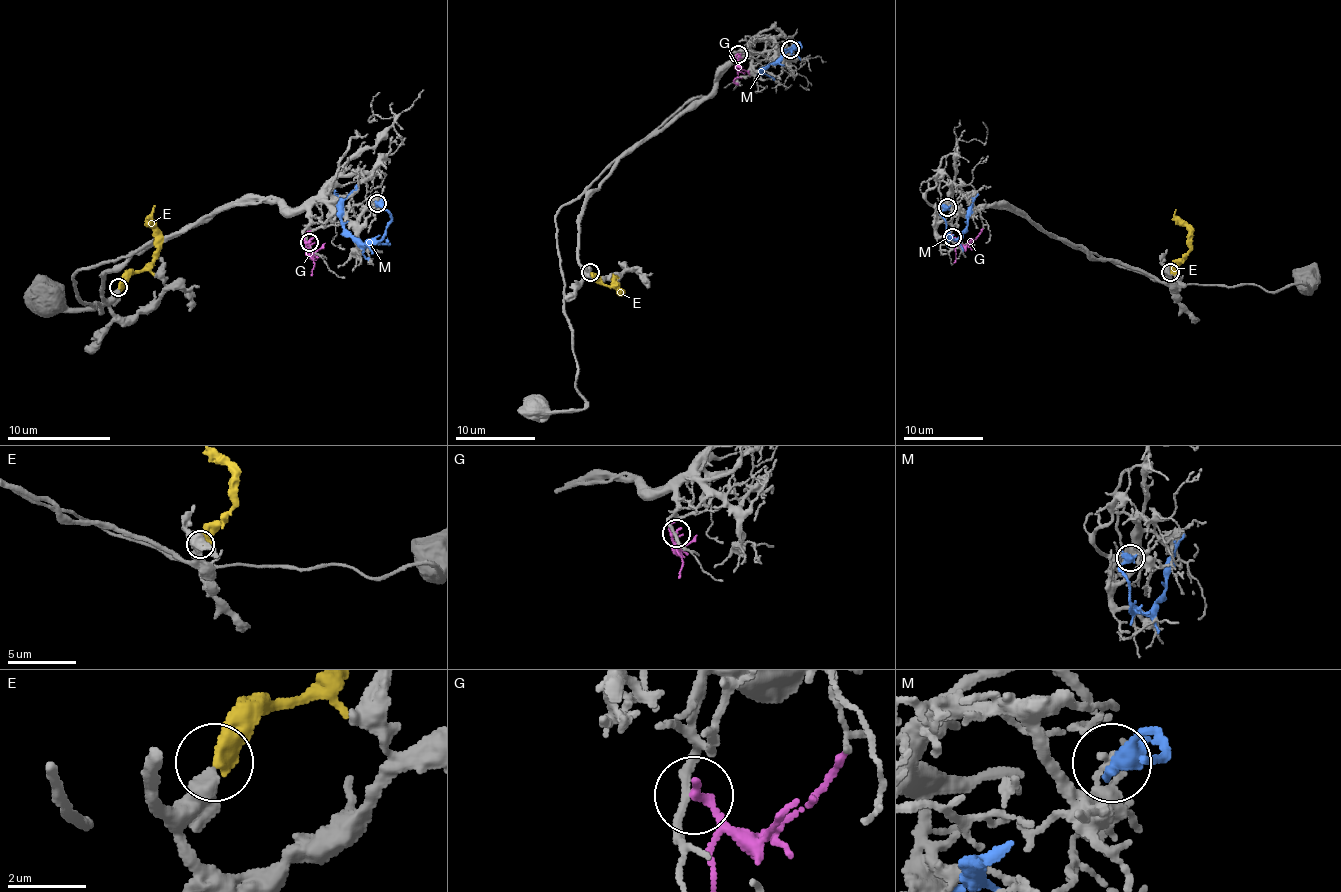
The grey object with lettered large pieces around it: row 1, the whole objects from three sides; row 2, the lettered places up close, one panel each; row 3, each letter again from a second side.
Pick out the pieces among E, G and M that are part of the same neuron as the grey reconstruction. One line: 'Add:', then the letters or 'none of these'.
Add: E

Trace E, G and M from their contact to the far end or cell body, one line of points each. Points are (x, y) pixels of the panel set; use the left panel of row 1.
E: (119, 286), (153, 260), (155, 206)
G: (309, 242), (309, 253), (303, 237), (311, 229)
M: (376, 203), (384, 209), (392, 222), (379, 240), (361, 242), (342, 219), (342, 203), (355, 185)

